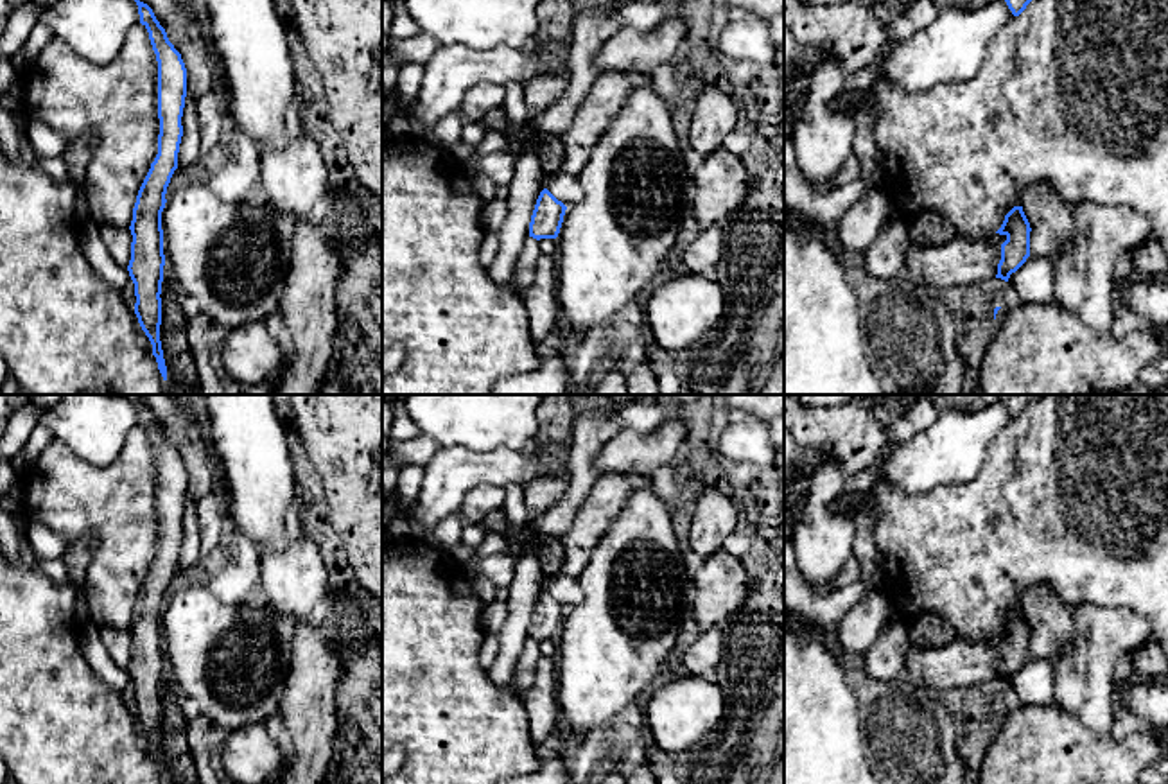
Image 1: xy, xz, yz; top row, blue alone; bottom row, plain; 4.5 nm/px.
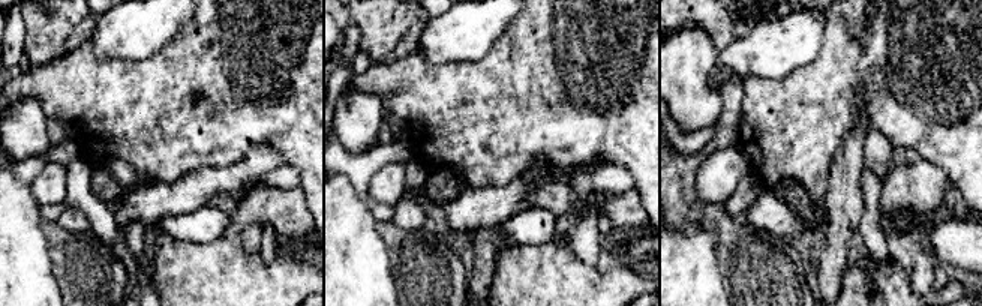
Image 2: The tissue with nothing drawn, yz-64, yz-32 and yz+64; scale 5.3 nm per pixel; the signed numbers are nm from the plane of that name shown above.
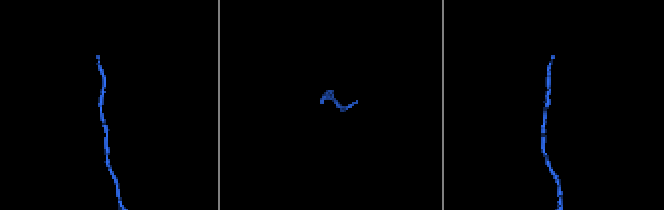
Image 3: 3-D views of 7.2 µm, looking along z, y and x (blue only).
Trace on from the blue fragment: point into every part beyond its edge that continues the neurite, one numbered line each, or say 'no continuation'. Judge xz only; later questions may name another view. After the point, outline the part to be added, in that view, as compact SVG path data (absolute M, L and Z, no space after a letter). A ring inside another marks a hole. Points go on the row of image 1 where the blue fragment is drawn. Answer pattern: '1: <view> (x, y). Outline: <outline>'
no continuation

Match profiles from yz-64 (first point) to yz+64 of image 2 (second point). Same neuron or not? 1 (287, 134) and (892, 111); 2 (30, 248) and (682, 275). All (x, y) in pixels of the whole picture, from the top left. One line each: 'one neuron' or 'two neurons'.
1: one neuron
2: one neuron

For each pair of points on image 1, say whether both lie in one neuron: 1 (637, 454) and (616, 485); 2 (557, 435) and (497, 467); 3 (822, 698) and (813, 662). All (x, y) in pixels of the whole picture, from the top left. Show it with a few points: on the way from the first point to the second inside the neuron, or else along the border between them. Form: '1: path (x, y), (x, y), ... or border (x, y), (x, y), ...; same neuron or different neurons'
1: border (601, 472), (621, 472), (630, 478); different neurons
2: border (567, 445), (539, 447); different neurons
3: path (813, 689), (813, 671); same neuron

